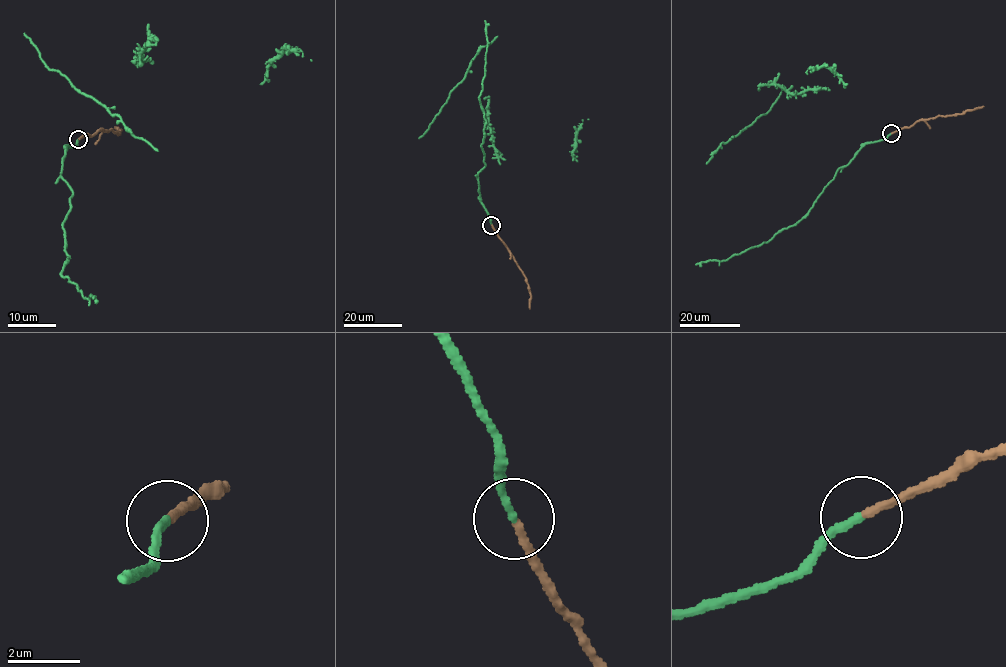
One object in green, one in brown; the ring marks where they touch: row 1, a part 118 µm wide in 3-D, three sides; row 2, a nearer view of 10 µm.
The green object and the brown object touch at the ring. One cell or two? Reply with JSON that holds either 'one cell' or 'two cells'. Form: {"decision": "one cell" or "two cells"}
{"decision": "two cells"}

